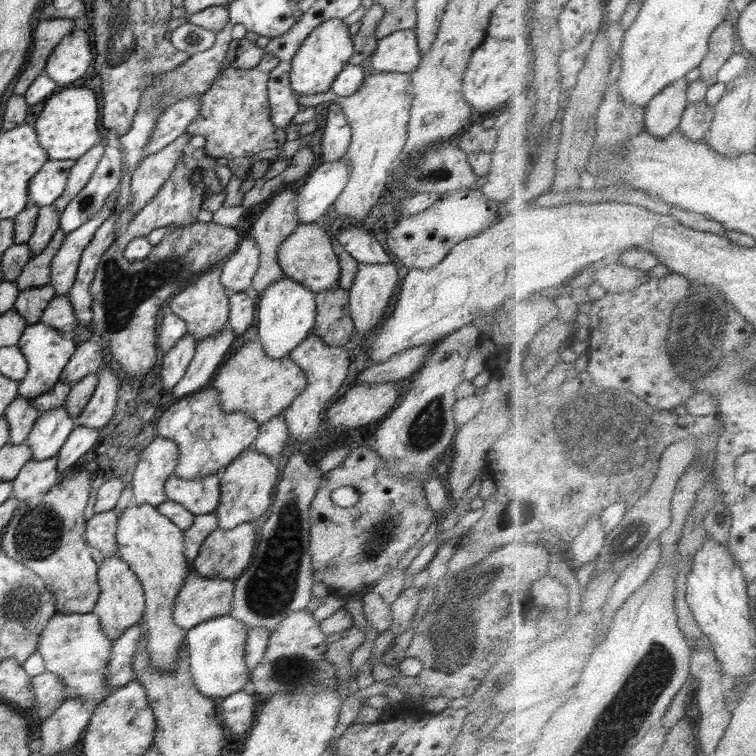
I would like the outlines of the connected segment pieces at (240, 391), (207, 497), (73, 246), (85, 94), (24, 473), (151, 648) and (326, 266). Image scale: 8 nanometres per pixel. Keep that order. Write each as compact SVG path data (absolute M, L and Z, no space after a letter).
M257 338L238 348L212 378L212 386L217 390L224 412L246 413L260 425L282 414L306 385L305 372L289 356L270 358Z
M172 473L165 484L167 500L181 504L194 515L214 513L220 502L219 479L219 473L195 479L180 478Z
M114 190L111 196L106 199L104 206L93 219L88 220L80 228L65 236L60 249L52 257L49 285L54 287L57 295L67 294L72 288L86 246L90 244L94 233L101 224L111 215L113 208L115 210L116 197L119 196L116 192L117 190Z
M66 88L55 92L34 122L38 143L50 160L78 160L101 143L98 98L88 88Z
M57 456L46 460L30 459L12 481L13 496L19 501L32 499L58 484Z
M130 503L118 517L117 543L119 556L140 579L145 598L143 618L147 630L146 644L150 666L160 672L174 672L178 666L180 645L187 631L174 623L172 610L191 566L183 553L183 530L151 504Z
M299 223L294 232L282 242L278 250L278 263L287 278L300 282L312 292L338 287L340 266L328 231L320 223Z

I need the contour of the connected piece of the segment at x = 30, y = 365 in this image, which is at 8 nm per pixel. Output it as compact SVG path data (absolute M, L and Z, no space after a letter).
M42 322L27 325L18 341L17 347L27 360L27 373L24 380L19 381L18 398L33 400L36 396L50 392L52 387L60 381L60 375L74 354L76 344L69 335L62 334L50 325Z

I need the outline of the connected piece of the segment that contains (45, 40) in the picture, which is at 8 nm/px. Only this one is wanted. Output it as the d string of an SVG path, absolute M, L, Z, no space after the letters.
M57 18L44 19L38 23L36 28L33 28L34 44L32 44L27 57L26 68L24 68L16 86L14 86L14 94L22 96L30 88L34 79L44 72L50 53L65 36L73 31L75 25L82 26L82 21L71 18Z

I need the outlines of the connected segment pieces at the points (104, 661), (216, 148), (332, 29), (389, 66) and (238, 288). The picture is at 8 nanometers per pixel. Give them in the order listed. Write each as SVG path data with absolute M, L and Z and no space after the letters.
M55 613L42 630L38 640L37 653L44 660L45 670L62 679L62 682L80 700L102 702L114 688L107 686L108 662L114 642L102 633L96 614Z
M265 54L264 56L262 56L261 61L256 66L250 69L228 67L216 77L216 80L214 80L212 86L210 86L209 89L202 95L202 99L199 100L200 110L198 111L198 116L196 116L196 118L194 118L194 122L192 122L190 126L188 126L187 133L189 133L191 137L203 136L204 138L206 138L206 142L204 142L204 153L207 153L208 157L210 157L211 159L218 159L223 161L227 161L232 158L248 158L262 152L263 150L281 148L282 145L284 145L284 143L287 141L286 132L283 129L277 128L270 119L270 109L268 102L267 82L270 78L270 73L272 72L272 70L274 70L274 68L276 68L276 66L278 66L278 63L279 58Z
M330 18L316 26L304 39L291 60L290 84L296 94L312 96L331 90L331 84L344 68L344 64L350 60L354 50L348 28L343 19Z
M414 29L397 30L377 39L377 47L371 56L372 68L378 73L412 73L421 57Z
M249 232L240 240L236 252L220 269L220 282L225 286L227 293L247 291L259 264L260 250Z

